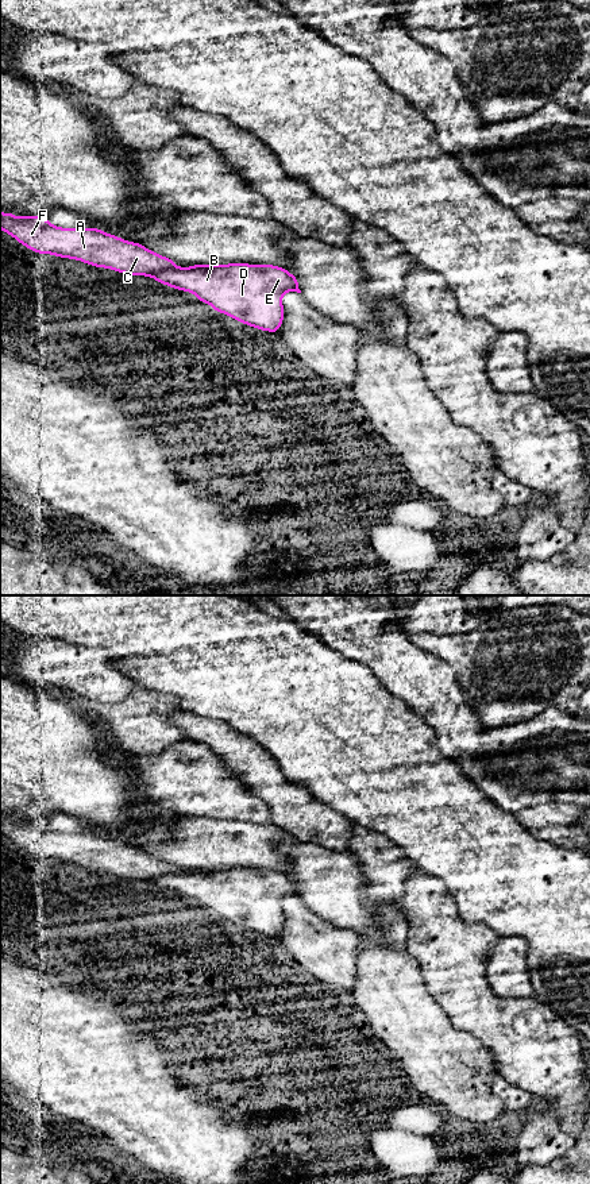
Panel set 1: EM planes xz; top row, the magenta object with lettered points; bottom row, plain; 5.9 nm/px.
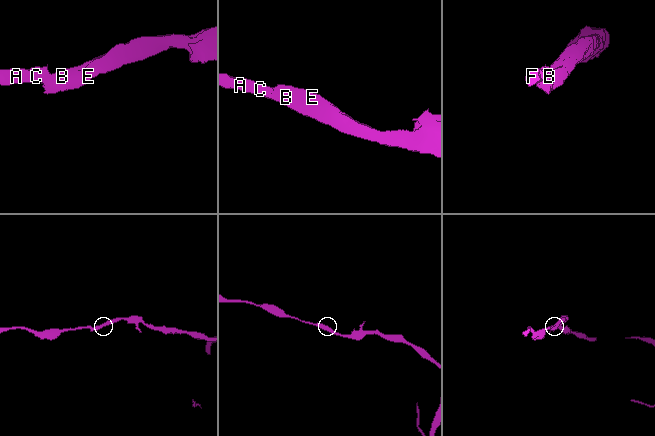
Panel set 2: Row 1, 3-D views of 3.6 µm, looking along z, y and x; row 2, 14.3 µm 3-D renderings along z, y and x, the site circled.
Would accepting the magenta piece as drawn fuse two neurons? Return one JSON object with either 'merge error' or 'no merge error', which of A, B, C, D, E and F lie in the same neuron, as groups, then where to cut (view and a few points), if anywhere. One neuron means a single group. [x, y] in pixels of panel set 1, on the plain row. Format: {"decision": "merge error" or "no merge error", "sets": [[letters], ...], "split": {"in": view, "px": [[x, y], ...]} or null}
{"decision": "merge error", "sets": [["A", "C", "F"], ["B", "D", "E"]], "split": {"in": "xz", "px": [[174, 871], [158, 875], [151, 880]]}}

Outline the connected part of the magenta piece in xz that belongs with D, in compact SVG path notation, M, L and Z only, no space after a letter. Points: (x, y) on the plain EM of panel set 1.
M193 869L153 880L158 887L194 898L200 907L250 932L277 938L284 926L282 899L297 896L298 886L271 869Z

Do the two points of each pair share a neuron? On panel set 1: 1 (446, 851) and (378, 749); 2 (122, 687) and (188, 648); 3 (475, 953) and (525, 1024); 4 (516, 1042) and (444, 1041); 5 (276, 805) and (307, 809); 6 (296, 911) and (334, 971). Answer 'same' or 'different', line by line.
1: same
2: different
3: same
4: different
5: same
6: same

